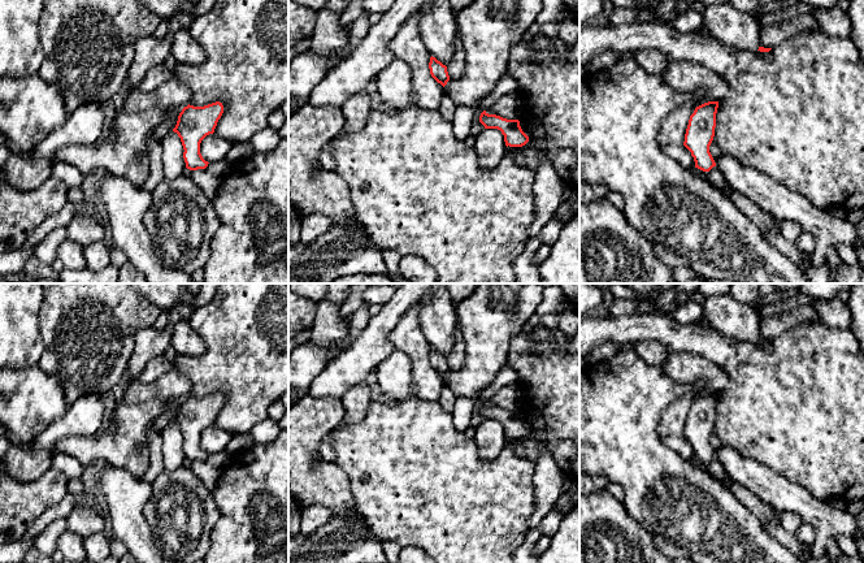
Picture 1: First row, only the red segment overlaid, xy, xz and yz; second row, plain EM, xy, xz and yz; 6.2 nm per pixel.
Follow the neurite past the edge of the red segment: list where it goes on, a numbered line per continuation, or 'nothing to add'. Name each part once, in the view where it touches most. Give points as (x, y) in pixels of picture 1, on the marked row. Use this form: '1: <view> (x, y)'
nothing to add

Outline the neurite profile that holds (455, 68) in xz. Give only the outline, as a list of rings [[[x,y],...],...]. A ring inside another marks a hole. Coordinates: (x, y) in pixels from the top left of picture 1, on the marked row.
[[[456,29],[453,55],[451,57],[451,61],[446,66],[451,79],[459,79],[466,66],[465,52],[463,49],[461,35],[459,29]]]

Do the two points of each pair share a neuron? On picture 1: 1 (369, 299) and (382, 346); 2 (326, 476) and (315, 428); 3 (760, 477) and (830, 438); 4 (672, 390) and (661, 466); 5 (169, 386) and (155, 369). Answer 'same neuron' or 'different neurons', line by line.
1: different neurons
2: same neuron
3: different neurons
4: same neuron
5: different neurons

